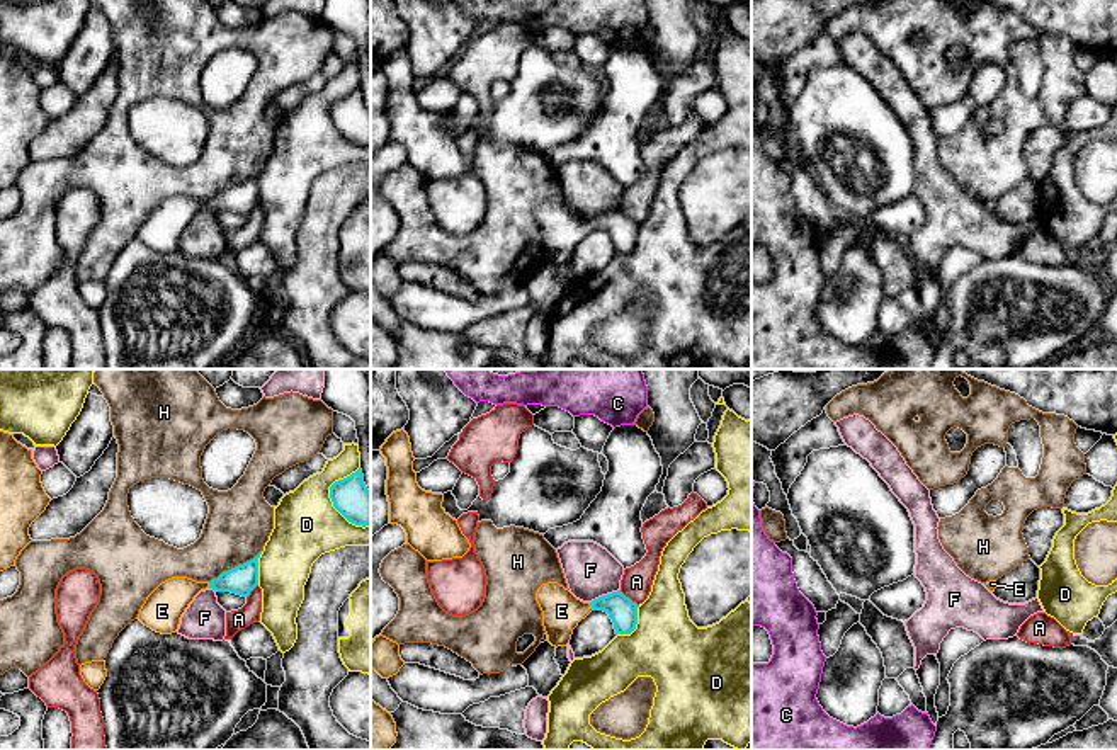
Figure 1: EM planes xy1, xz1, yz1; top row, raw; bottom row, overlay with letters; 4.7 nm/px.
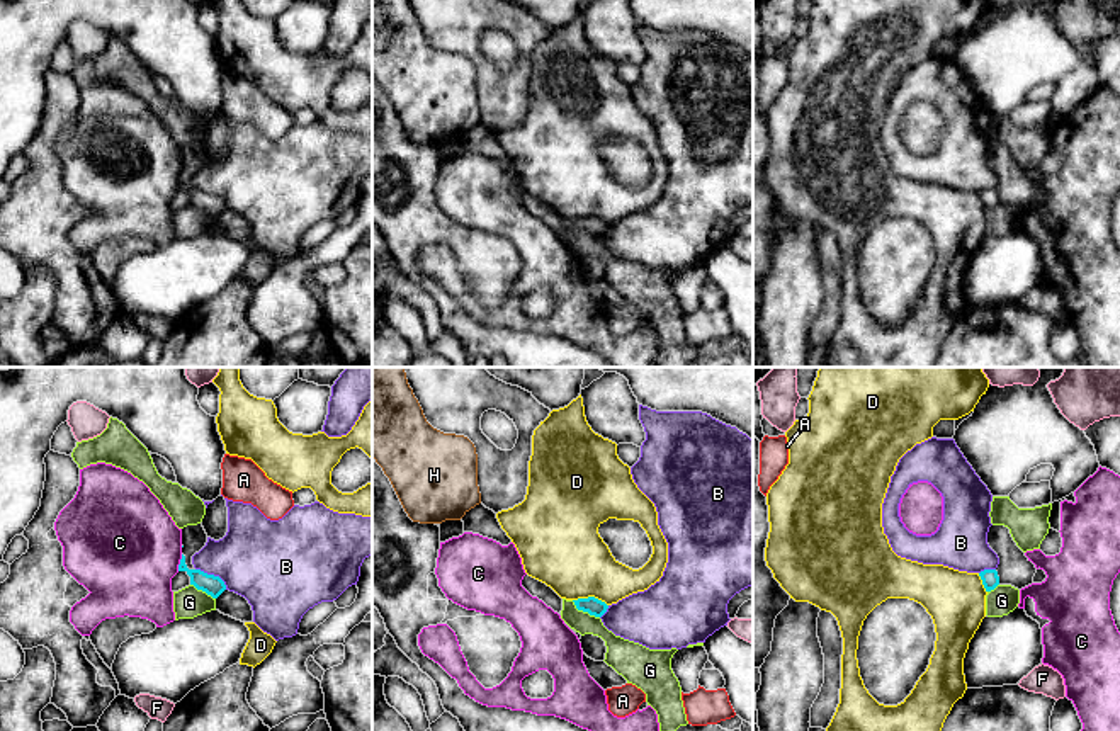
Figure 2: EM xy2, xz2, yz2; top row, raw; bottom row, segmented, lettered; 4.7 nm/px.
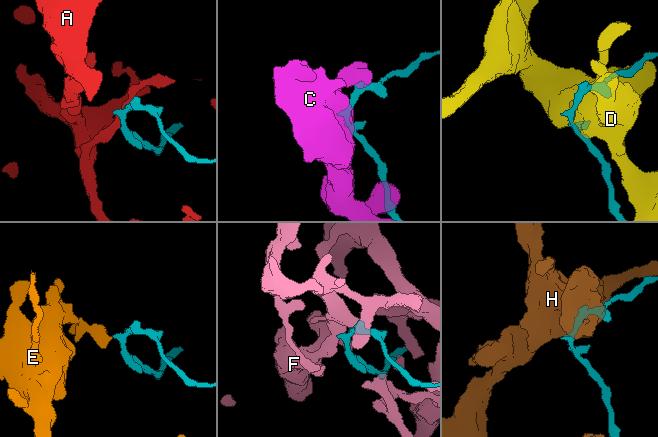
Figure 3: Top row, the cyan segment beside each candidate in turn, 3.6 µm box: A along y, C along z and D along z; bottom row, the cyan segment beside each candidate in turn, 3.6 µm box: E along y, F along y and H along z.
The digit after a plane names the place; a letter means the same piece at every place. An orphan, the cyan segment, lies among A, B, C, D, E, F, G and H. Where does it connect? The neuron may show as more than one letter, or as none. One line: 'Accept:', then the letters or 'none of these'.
Accept: E

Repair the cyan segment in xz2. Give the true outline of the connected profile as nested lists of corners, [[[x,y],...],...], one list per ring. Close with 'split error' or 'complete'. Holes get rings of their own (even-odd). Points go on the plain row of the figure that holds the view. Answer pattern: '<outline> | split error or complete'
[[[595,216],[573,219],[578,230],[588,231],[590,235],[602,236],[608,224]]] | complete

